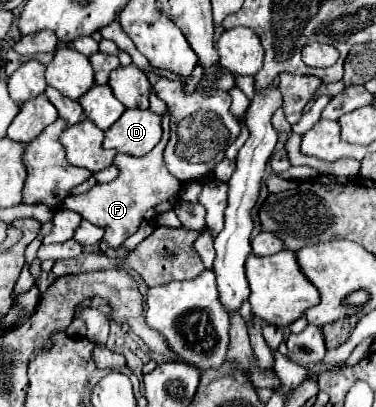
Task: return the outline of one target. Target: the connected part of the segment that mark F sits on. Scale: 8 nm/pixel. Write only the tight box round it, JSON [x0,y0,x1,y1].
[60,111,182,247]

